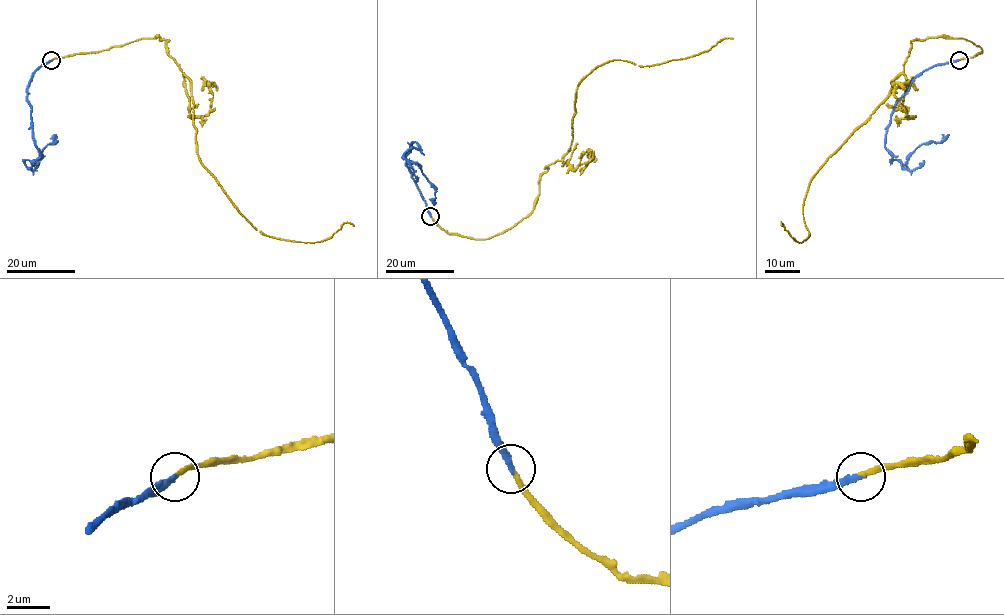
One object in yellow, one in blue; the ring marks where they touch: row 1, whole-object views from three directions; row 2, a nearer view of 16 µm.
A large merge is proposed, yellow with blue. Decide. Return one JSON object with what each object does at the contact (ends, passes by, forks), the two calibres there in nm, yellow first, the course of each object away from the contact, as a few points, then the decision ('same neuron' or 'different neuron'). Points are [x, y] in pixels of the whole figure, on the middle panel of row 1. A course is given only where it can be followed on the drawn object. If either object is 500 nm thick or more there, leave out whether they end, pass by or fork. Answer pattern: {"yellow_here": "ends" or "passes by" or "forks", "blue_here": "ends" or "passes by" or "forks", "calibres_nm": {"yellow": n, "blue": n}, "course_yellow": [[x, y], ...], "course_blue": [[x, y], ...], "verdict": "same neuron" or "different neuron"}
{"yellow_here": "ends", "blue_here": "ends", "calibres_nm": {"yellow": 220, "blue": 280}, "course_yellow": [[431, 216], [450, 233], [502, 233], [570, 150], [575, 93], [594, 69], [733, 38]], "course_blue": [[431, 216], [407, 167], [414, 142], [419, 149], [411, 148], [404, 158], [418, 164], [435, 190], [433, 206]], "verdict": "same neuron"}

